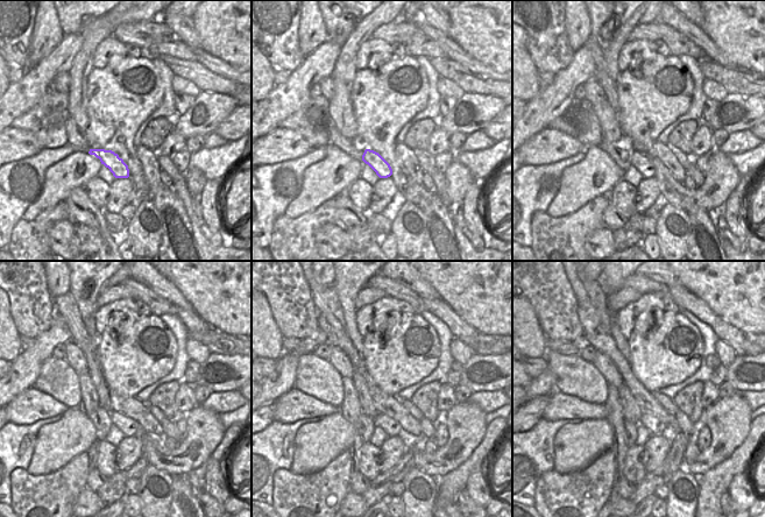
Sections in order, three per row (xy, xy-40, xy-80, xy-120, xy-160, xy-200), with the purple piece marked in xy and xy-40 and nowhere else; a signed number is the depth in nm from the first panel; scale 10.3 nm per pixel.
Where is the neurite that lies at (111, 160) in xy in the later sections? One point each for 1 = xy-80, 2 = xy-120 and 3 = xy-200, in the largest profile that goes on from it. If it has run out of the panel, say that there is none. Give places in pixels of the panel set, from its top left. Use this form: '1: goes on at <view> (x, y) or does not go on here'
1: goes on at xy-80 (638, 160)
2: goes on at xy-120 (129, 427)
3: goes on at xy-200 (656, 426)

